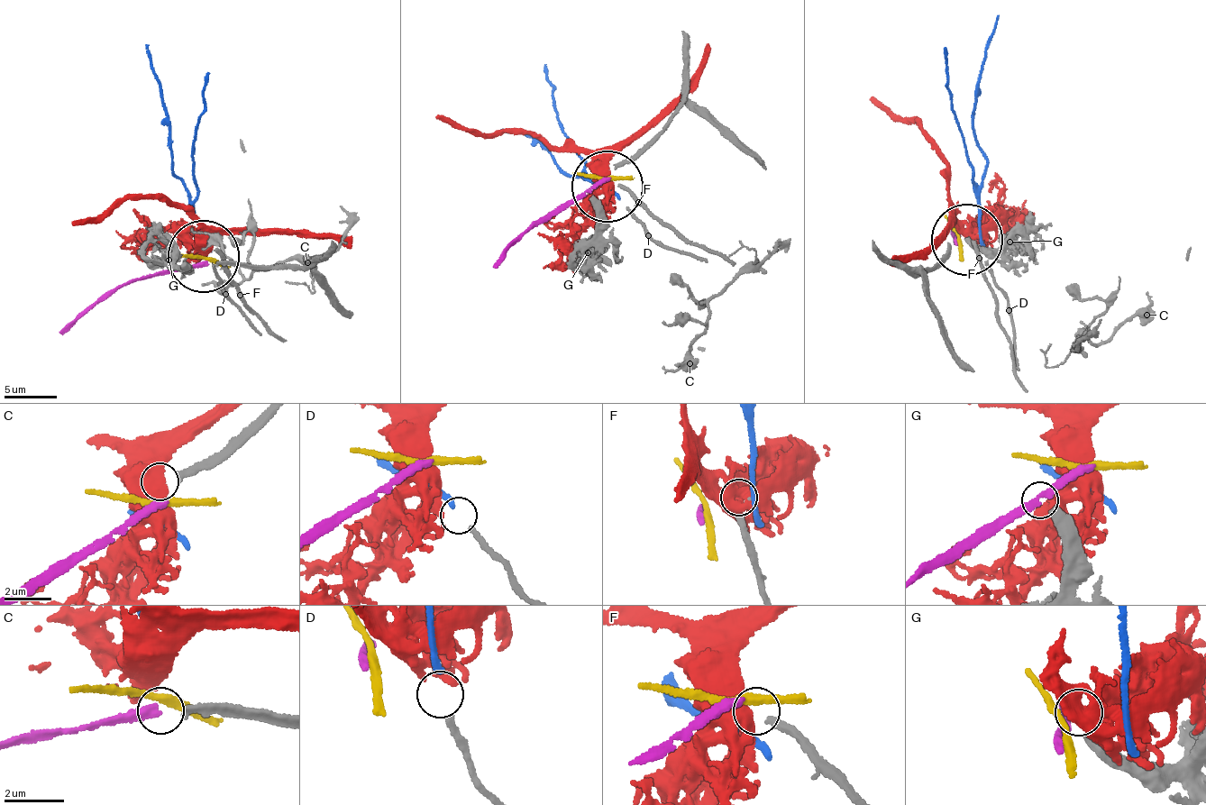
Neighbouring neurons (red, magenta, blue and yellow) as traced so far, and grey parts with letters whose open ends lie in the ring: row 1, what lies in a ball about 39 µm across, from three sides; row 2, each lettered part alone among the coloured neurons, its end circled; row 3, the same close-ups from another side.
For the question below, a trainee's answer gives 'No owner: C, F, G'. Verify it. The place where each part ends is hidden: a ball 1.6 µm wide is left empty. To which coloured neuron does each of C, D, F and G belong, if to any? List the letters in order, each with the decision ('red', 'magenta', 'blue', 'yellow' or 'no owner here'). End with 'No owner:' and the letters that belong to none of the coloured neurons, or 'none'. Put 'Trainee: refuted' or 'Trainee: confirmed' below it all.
C: no owner here
D: blue
F: no owner here
G: no owner here
No owner: C, F, G
Trainee: confirmed

